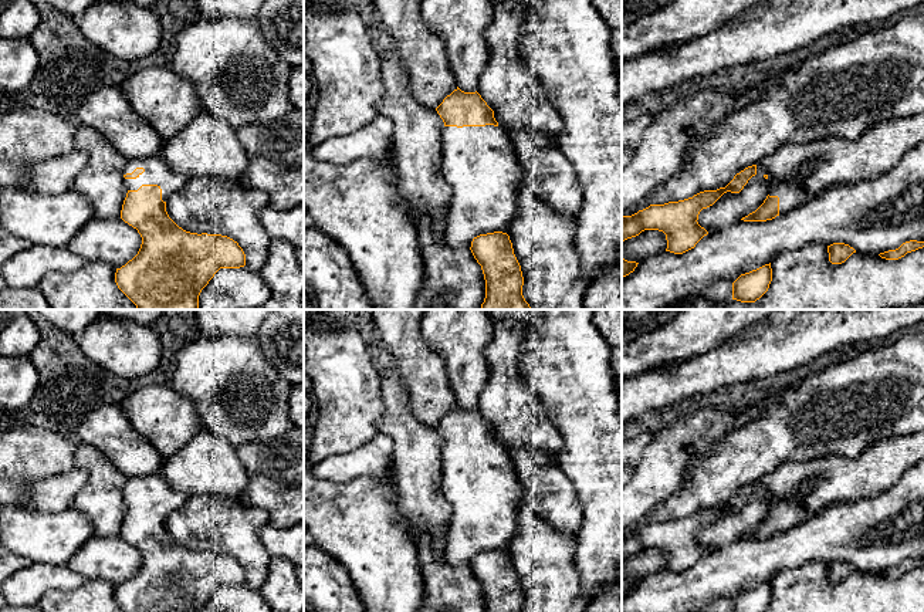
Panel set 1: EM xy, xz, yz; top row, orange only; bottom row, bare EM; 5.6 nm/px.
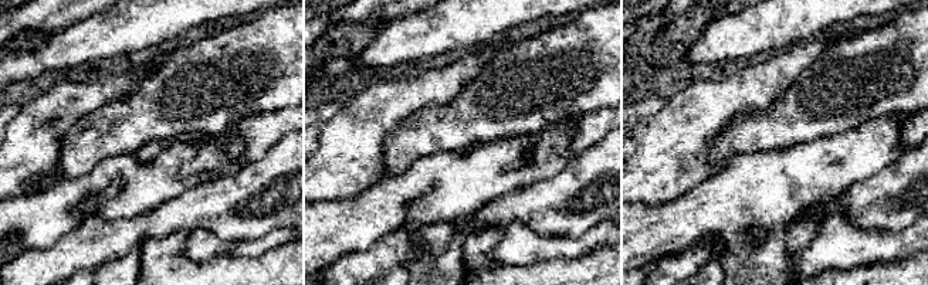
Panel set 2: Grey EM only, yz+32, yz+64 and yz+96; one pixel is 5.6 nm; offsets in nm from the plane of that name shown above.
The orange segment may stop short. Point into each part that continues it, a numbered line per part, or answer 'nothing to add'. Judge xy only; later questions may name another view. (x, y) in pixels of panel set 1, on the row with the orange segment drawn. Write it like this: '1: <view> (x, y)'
1: xy (156, 172)

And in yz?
1: yz (791, 195)

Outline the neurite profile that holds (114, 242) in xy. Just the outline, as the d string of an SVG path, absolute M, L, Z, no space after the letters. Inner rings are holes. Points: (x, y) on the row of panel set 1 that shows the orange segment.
M92 217L67 244L67 248L85 263L102 261L121 268L132 260L142 244L136 229L121 217Z

